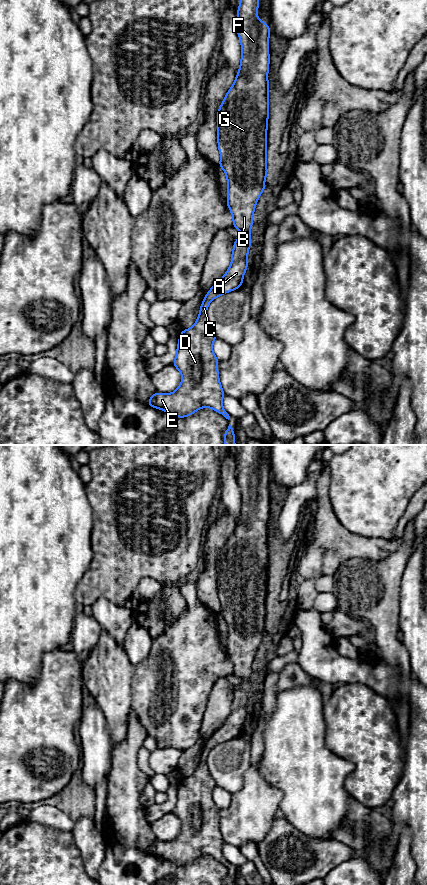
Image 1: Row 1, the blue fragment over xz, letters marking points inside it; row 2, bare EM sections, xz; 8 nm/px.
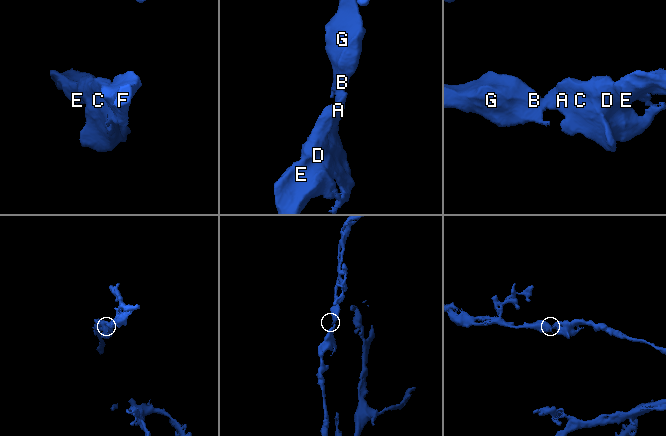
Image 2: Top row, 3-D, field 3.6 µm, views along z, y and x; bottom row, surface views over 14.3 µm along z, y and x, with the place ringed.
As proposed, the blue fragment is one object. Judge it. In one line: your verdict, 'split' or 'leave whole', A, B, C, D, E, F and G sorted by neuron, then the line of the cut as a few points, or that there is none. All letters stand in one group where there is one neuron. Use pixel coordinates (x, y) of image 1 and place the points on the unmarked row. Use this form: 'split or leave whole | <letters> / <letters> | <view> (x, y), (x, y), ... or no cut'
leave whole | A B C D E F G | no cut

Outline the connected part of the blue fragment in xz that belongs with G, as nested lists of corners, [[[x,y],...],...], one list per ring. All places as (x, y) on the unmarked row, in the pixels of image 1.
[[[241,445],[237,458],[237,483],[241,490],[241,509],[232,535],[226,541],[217,560],[217,590],[221,615],[227,625],[227,654],[232,662],[232,674],[242,683],[235,687],[231,701],[231,713],[225,723],[217,729],[205,743],[195,772],[179,782],[176,804],[172,813],[181,820],[181,832],[172,841],[155,840],[147,854],[184,866],[201,856],[208,855],[229,868],[230,864],[222,853],[222,837],[218,812],[212,793],[217,787],[207,767],[207,756],[212,748],[242,735],[243,725],[248,716],[248,699],[252,690],[250,678],[253,662],[259,645],[266,637],[267,618],[267,574],[269,565],[269,473],[257,464],[259,445]]]

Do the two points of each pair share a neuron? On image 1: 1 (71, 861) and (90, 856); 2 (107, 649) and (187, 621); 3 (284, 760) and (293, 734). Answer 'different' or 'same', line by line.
1: different
2: different
3: same

